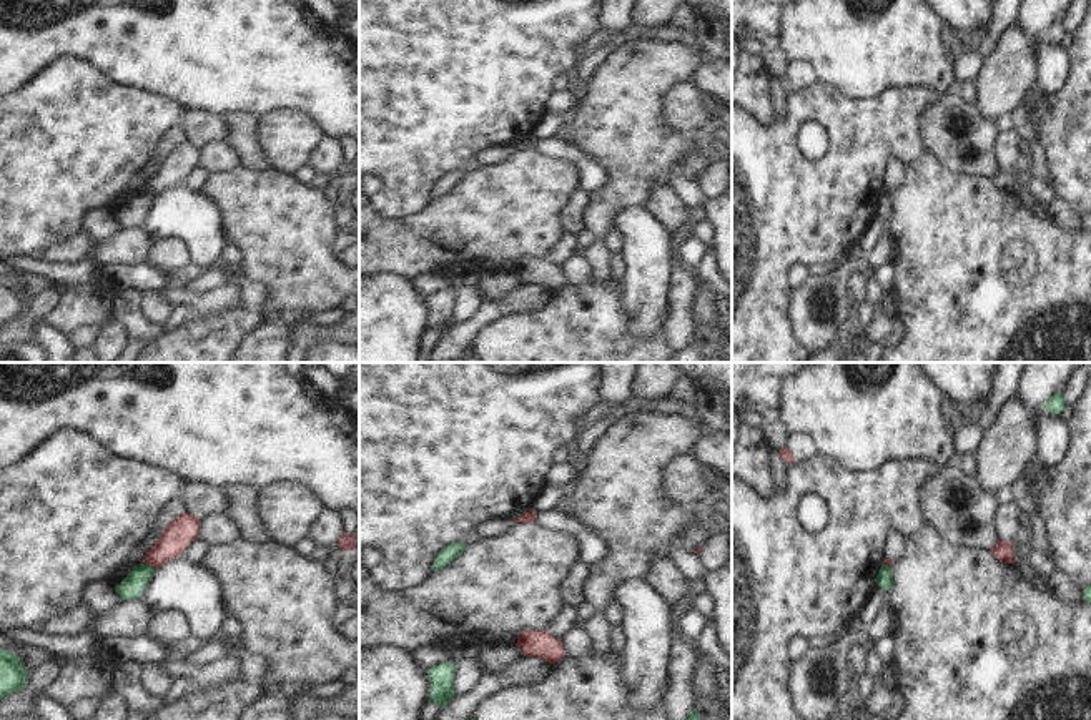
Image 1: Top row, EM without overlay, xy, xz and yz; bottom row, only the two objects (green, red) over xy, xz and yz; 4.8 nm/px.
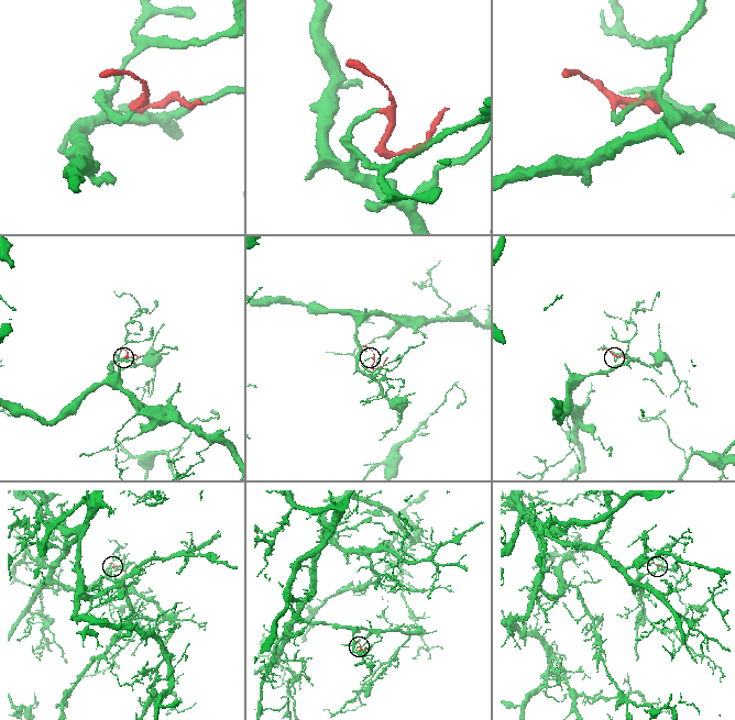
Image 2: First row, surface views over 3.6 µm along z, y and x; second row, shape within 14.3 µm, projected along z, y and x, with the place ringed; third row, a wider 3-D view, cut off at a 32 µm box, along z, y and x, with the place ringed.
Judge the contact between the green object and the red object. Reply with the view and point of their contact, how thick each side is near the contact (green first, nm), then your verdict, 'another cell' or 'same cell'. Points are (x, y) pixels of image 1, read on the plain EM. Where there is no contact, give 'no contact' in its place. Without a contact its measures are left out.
contact xy (148, 193); calibres 110 and 140 nm; another cell

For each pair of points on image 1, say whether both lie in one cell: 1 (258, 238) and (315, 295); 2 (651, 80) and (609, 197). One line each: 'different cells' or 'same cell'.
1: same cell
2: same cell

